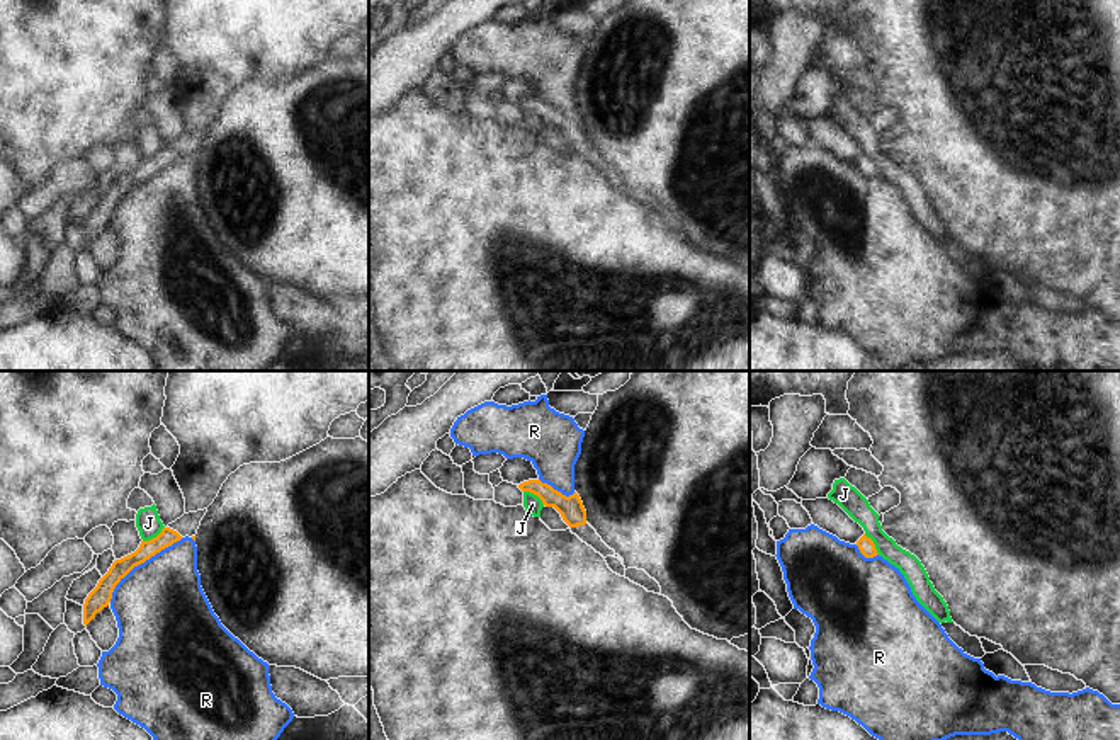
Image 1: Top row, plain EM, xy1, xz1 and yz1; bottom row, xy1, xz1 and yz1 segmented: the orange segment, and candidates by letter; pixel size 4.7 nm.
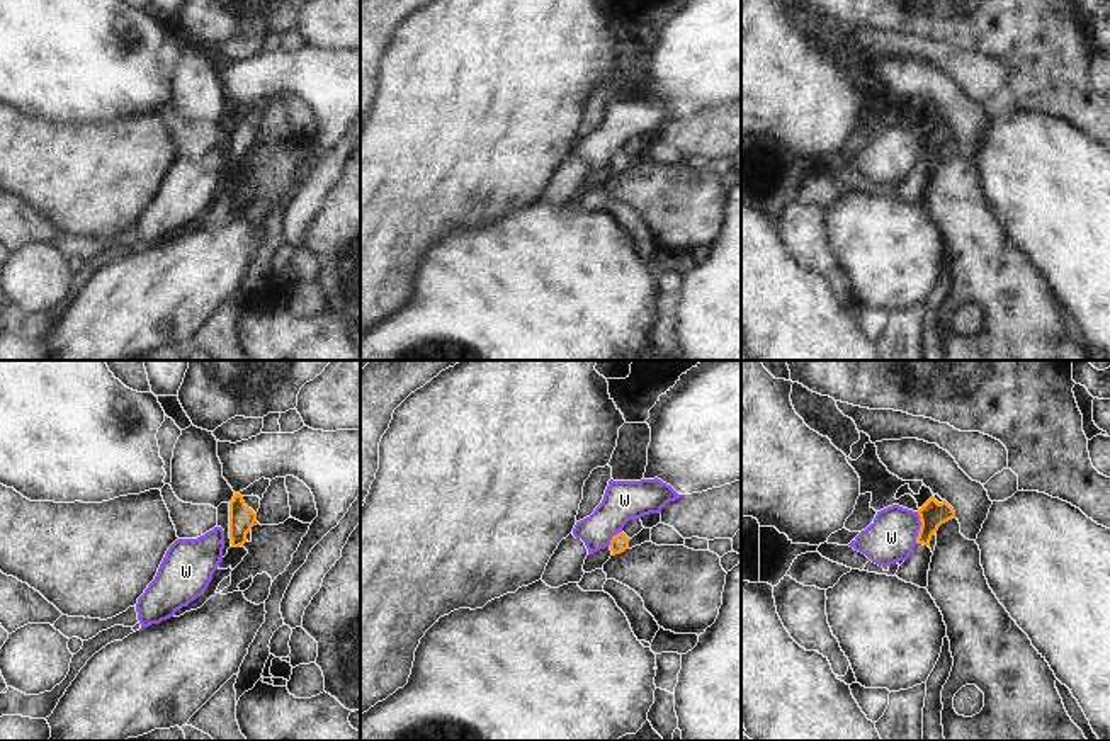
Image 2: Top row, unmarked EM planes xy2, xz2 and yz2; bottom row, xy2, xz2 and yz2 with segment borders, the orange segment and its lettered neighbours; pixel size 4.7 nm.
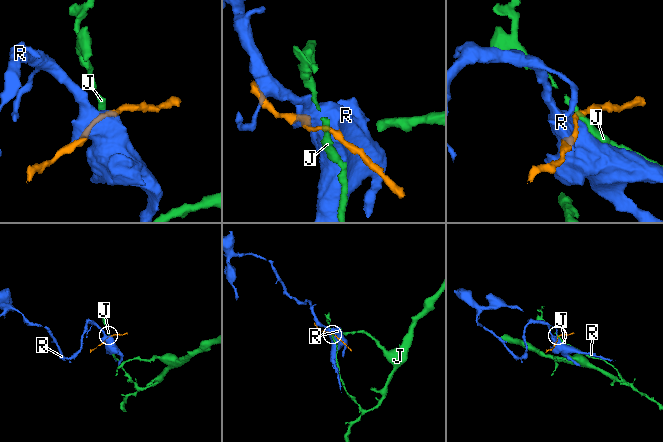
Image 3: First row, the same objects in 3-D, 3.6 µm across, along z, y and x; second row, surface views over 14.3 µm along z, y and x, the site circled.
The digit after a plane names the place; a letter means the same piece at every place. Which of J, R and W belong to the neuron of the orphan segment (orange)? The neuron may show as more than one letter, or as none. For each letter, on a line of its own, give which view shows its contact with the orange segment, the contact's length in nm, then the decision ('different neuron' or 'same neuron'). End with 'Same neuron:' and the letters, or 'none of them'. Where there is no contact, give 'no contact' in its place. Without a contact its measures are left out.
J: xy1 | 130 nm | different neuron
R: xy1 | 460 nm | different neuron
W: yz2 | 150 nm | different neuron
Same neuron: none of them

